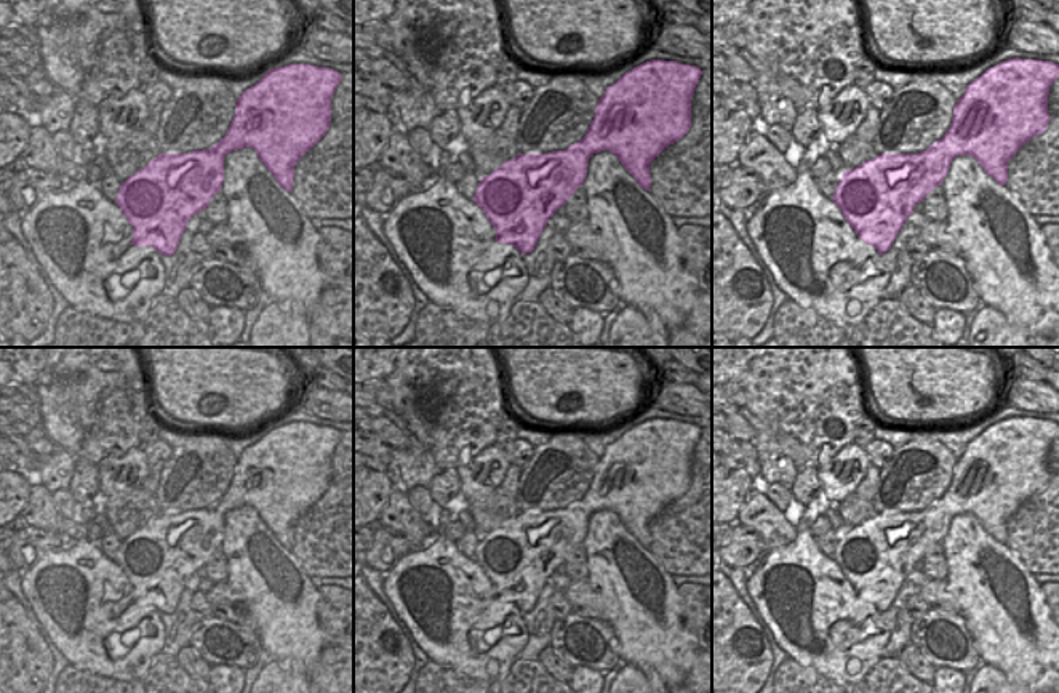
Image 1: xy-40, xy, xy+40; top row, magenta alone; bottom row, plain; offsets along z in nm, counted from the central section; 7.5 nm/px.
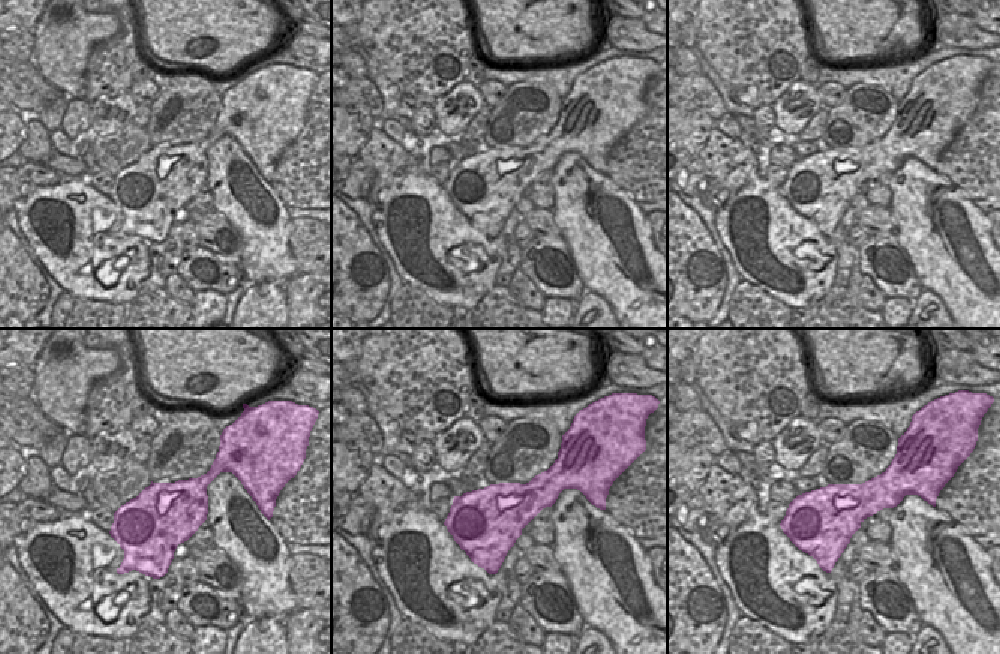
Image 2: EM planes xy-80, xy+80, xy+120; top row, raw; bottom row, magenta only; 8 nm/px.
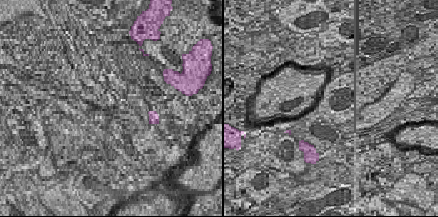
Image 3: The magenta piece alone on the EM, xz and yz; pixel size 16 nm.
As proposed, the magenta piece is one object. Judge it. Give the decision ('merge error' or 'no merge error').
no merge error

